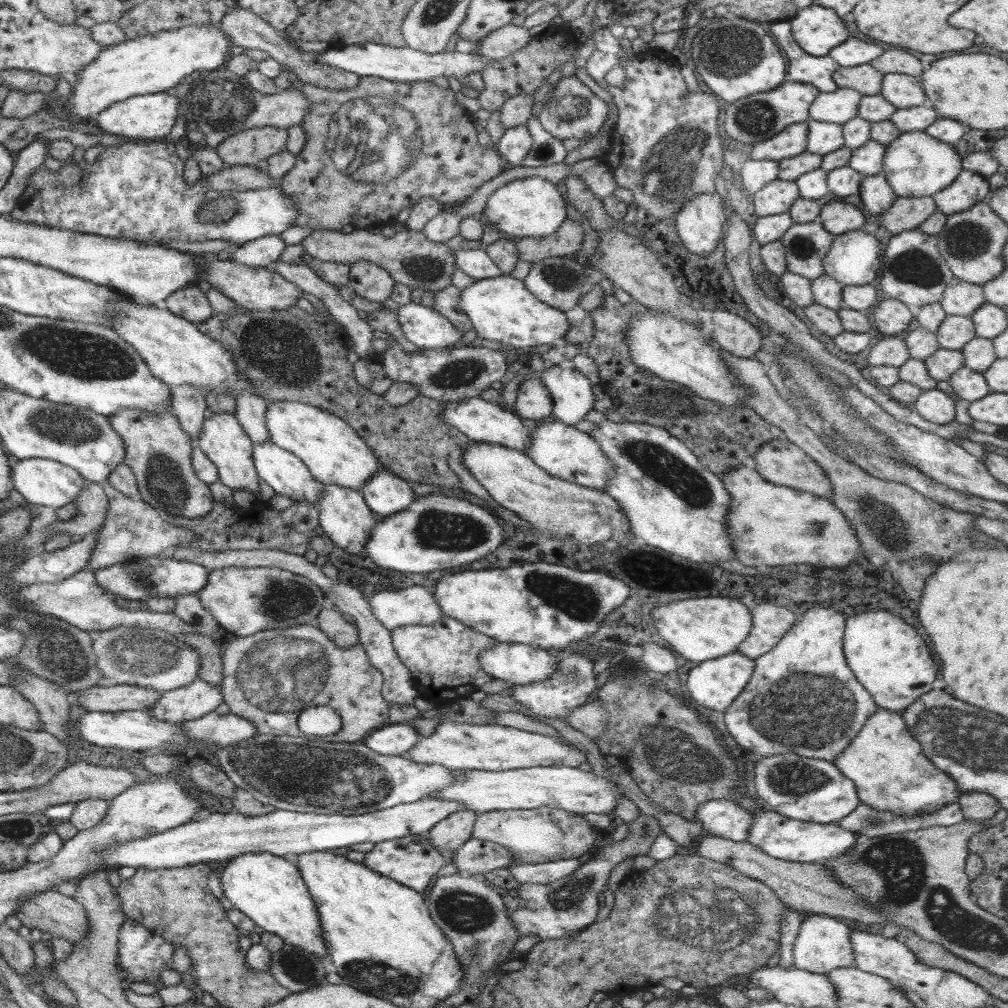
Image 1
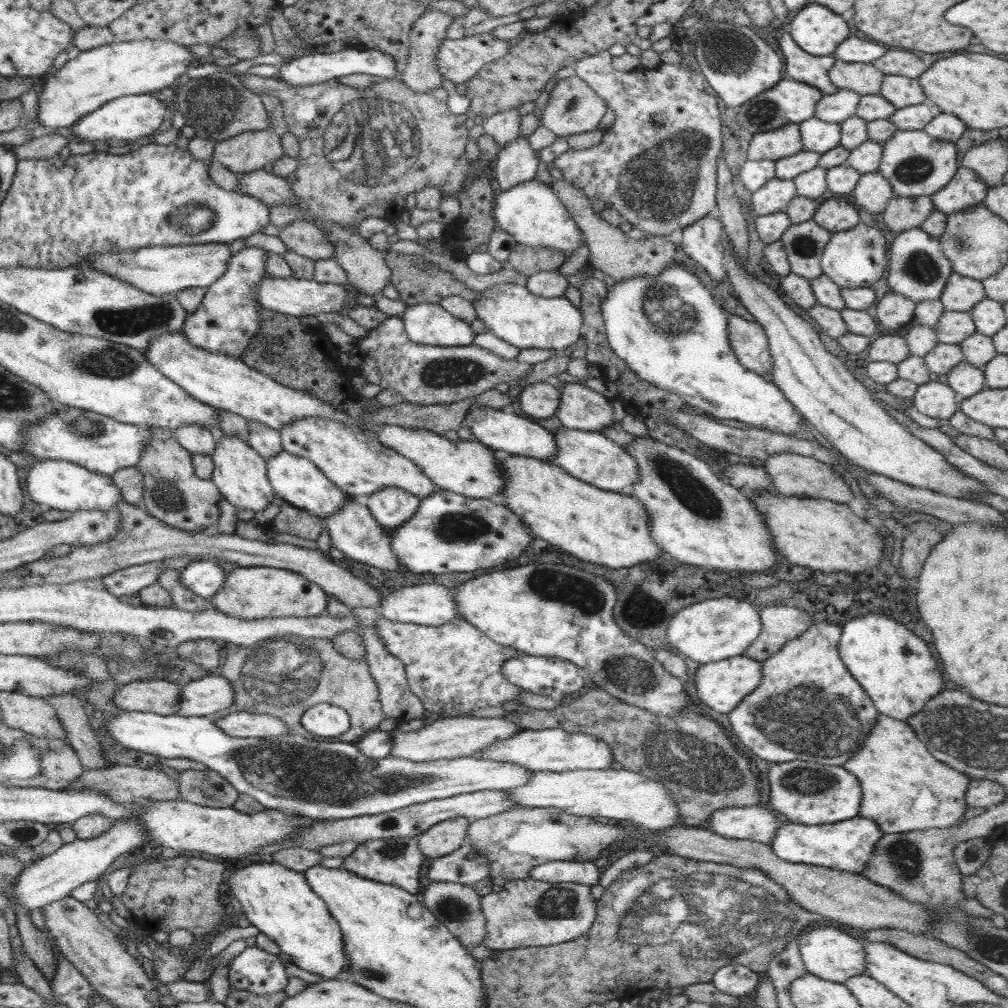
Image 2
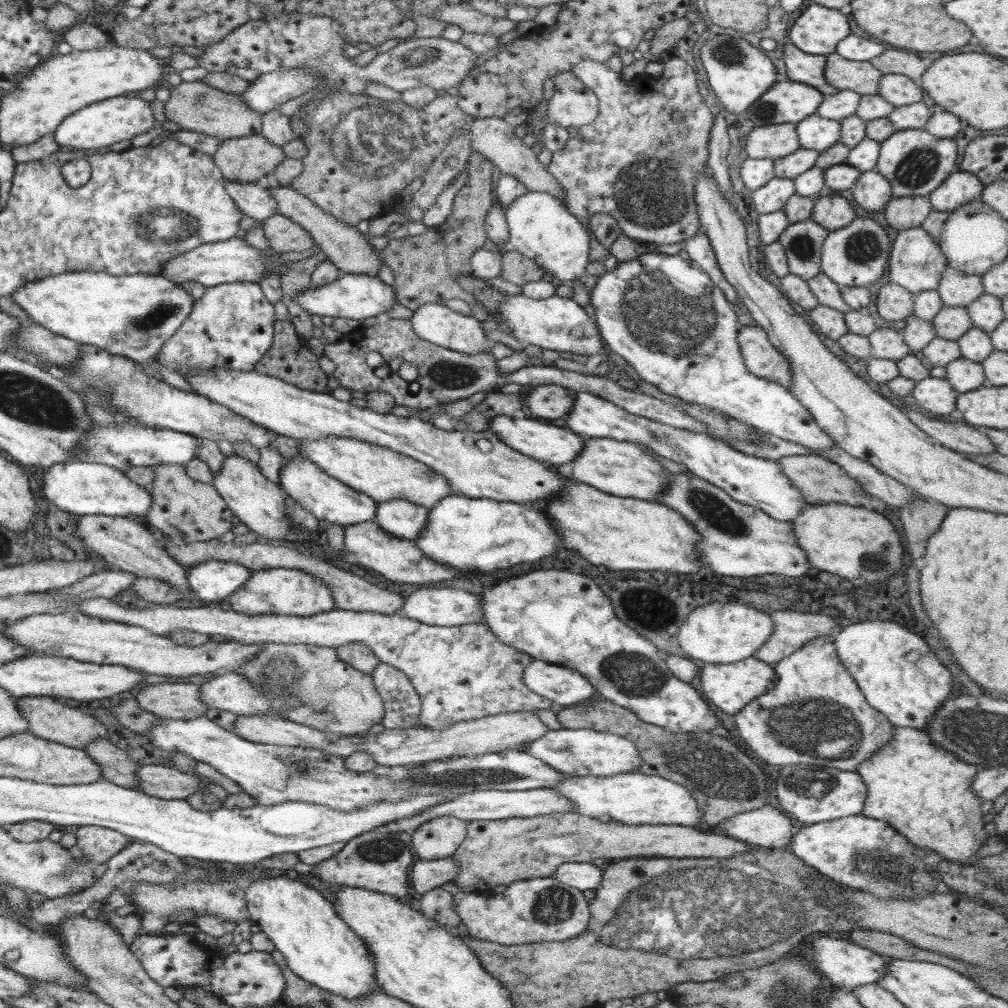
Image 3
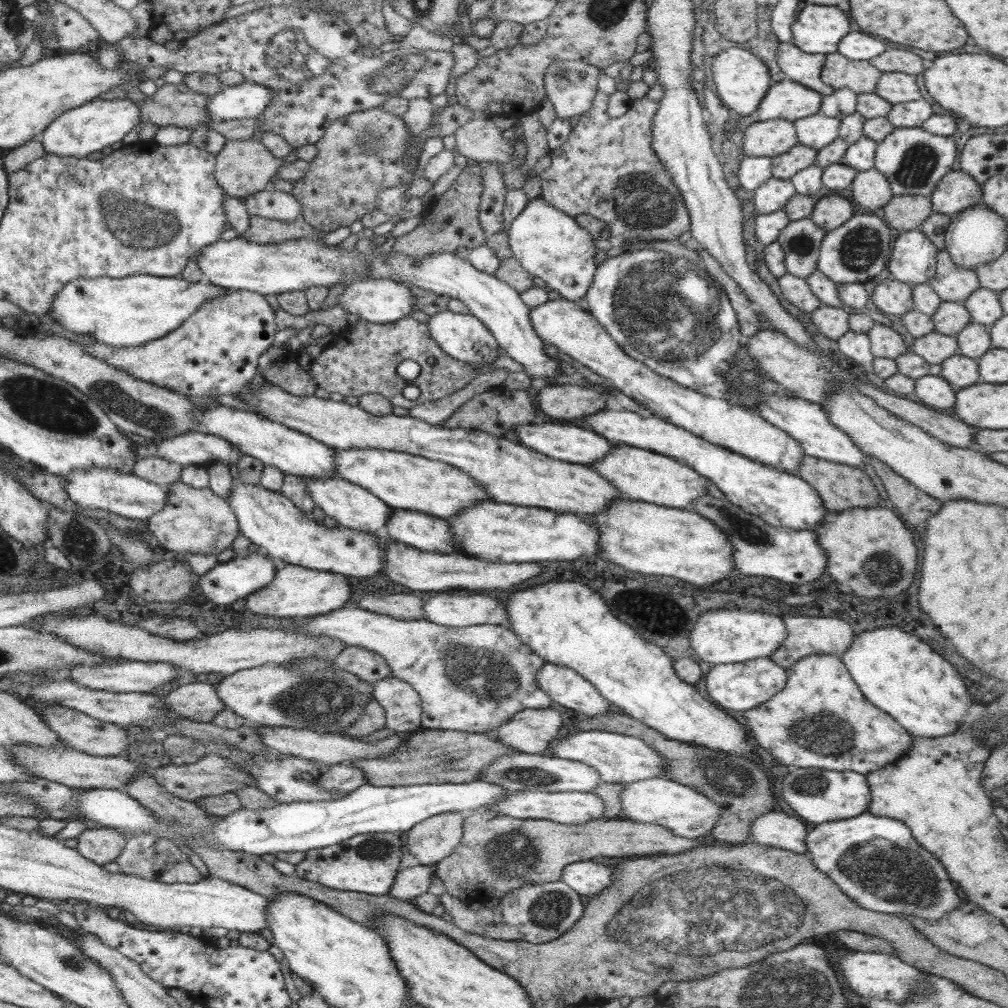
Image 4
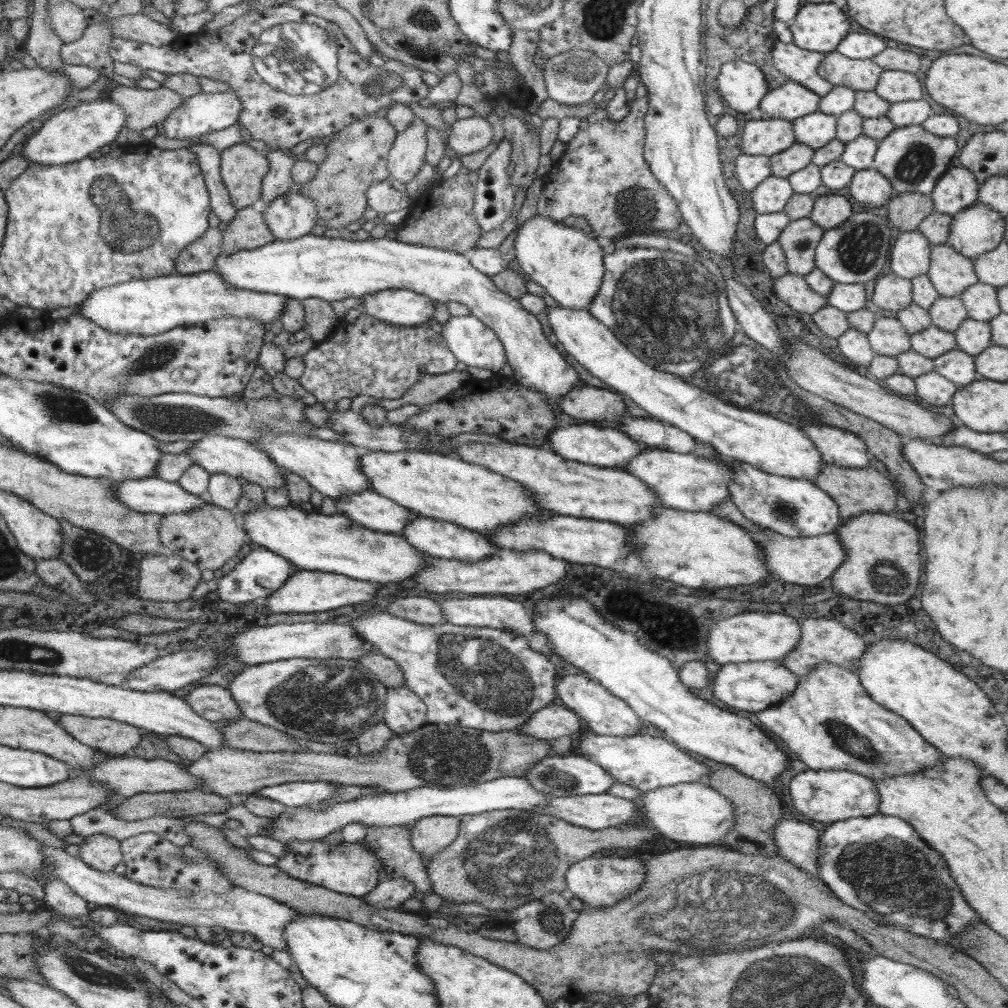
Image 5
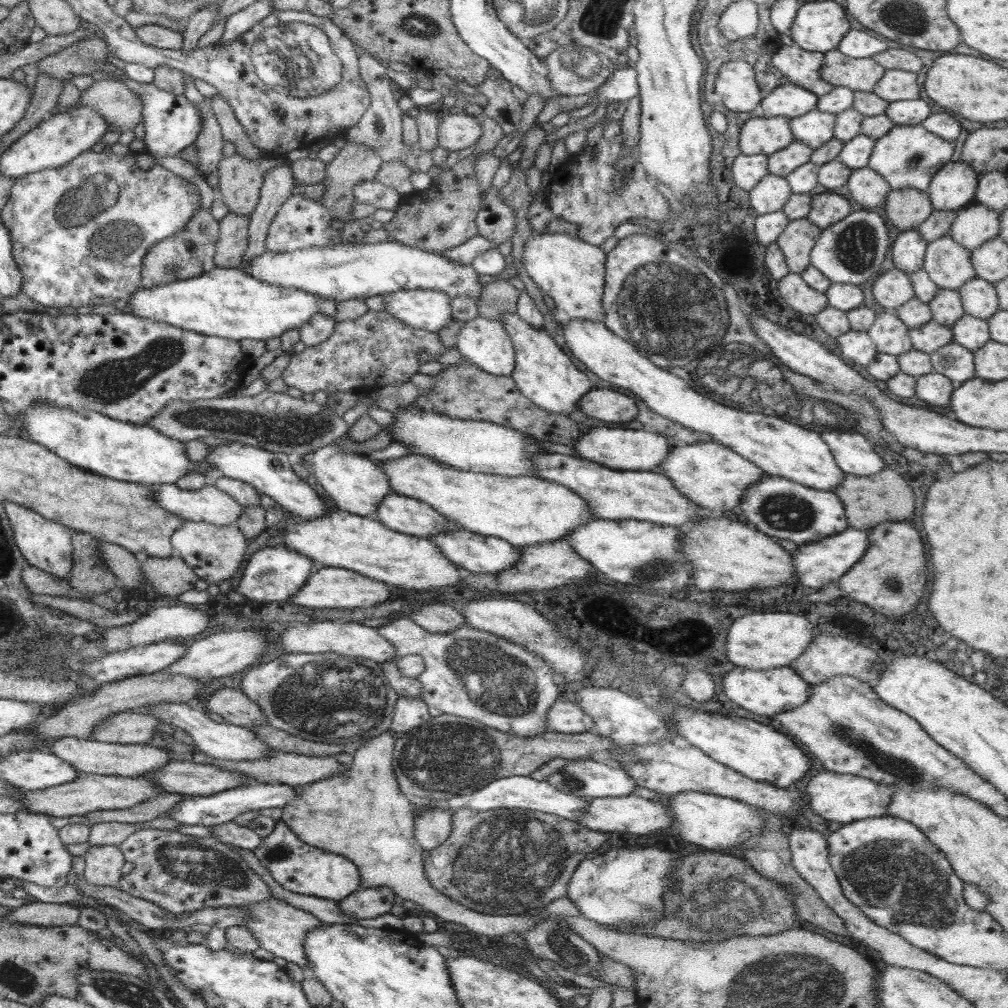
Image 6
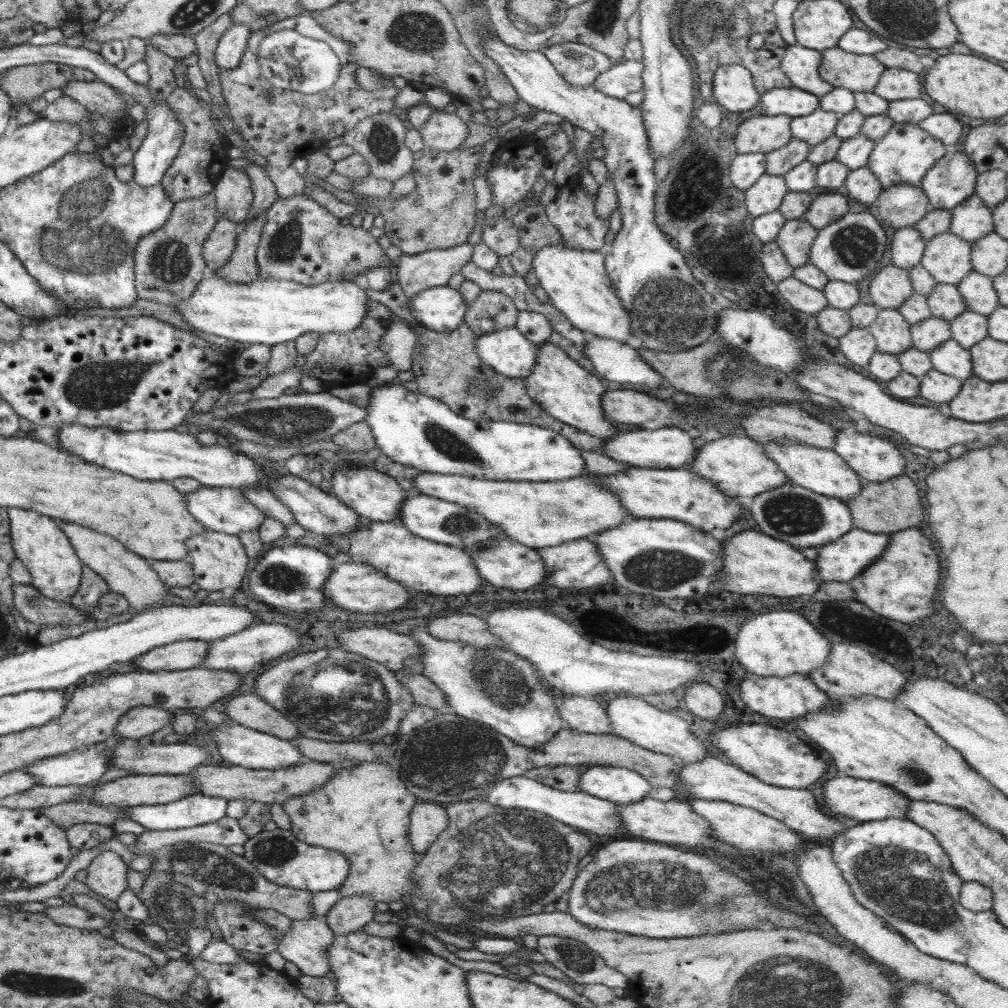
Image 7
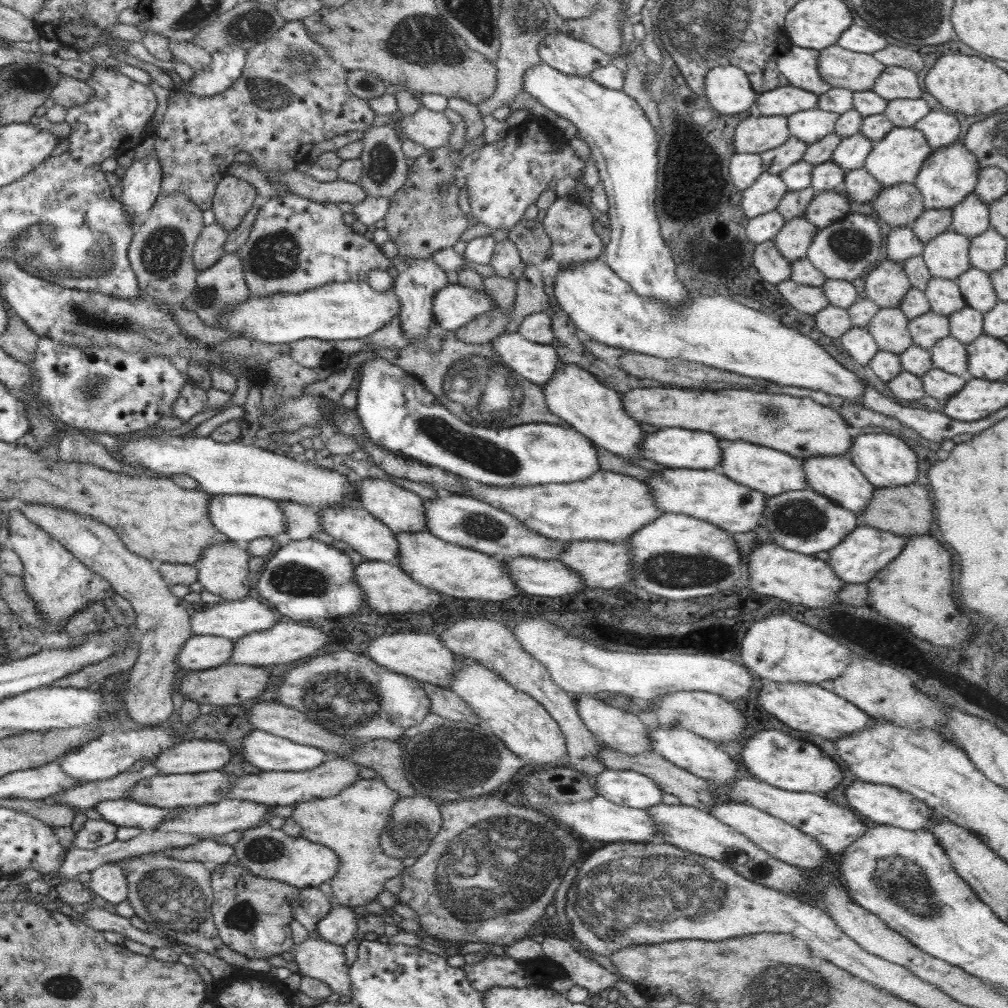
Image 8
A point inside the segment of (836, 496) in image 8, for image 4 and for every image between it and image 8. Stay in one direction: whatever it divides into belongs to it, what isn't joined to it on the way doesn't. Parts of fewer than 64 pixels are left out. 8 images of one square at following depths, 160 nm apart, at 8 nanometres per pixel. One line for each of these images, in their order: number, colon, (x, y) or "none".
4: (572, 330)
5: (778, 446)
6: (779, 447)
7: (824, 472)

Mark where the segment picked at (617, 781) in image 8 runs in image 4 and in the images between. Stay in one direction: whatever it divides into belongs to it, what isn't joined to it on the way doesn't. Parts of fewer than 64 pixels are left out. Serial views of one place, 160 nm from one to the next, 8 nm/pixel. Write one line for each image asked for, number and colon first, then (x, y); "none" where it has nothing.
4: (515, 772)
5: (560, 775)
6: (584, 778)
7: (622, 786)

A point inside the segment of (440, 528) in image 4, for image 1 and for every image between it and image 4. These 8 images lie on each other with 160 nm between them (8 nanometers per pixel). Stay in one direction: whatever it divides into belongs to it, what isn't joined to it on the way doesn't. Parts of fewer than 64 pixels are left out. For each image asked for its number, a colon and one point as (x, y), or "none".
1: (385, 494)
2: (391, 507)
3: (402, 518)

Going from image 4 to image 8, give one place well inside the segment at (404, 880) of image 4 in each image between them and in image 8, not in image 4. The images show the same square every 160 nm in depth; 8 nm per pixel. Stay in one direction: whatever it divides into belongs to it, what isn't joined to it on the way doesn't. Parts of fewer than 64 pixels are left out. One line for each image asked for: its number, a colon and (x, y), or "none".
5: (390, 892)
6: (370, 902)
7: (350, 914)
8: (339, 926)

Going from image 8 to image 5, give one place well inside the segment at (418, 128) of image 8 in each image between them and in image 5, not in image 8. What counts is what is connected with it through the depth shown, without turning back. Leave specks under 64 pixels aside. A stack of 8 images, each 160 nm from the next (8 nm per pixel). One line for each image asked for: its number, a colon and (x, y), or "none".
5: (468, 135)
6: (456, 131)
7: (443, 131)

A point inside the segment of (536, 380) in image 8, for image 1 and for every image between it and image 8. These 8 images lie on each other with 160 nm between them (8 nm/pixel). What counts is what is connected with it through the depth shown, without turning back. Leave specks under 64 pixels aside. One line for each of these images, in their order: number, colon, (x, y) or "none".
1: (427, 329)
2: (426, 323)
3: (435, 323)
4: (462, 336)
5: (472, 343)
6: (485, 343)
7: (507, 351)

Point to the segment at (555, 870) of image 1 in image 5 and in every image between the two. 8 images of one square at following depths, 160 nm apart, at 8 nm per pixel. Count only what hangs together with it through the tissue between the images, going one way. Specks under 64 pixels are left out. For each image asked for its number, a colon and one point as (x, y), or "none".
2: (586, 873)
3: (584, 876)
4: (588, 878)
5: (601, 882)

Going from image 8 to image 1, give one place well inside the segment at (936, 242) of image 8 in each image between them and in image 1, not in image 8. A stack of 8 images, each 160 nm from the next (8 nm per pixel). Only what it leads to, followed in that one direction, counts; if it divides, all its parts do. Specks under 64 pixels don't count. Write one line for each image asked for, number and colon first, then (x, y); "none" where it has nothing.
1: (960, 298)
2: (960, 294)
3: (955, 288)
4: (952, 282)
5: (951, 273)
6: (948, 264)
7: (946, 257)

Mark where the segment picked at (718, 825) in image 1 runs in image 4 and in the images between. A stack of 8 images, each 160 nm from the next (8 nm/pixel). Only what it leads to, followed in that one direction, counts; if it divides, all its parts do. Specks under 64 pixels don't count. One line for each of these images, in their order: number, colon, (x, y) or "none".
2: (746, 823)
3: (767, 827)
4: (776, 829)

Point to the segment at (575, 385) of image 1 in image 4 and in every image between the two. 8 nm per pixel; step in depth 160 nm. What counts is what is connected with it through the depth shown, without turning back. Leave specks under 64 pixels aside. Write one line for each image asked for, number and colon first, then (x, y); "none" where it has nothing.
2: (581, 408)
3: (754, 481)
4: (780, 499)

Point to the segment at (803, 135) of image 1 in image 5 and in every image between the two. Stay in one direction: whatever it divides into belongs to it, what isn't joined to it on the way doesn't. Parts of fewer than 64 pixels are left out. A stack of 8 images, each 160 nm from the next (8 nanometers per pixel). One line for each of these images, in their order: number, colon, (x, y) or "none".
2: (785, 141)
3: (775, 141)
4: (770, 138)
5: (759, 137)

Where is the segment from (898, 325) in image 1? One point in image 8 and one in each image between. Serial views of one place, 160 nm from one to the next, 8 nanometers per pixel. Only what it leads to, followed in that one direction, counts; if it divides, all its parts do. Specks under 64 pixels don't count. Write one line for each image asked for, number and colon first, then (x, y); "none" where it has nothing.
2: (894, 310)
3: (894, 303)
4: (891, 297)
5: (892, 292)
6: (892, 289)
7: (891, 286)
8: (886, 283)

